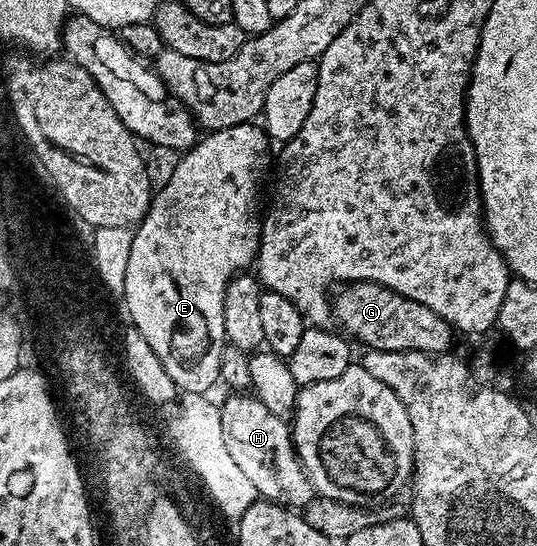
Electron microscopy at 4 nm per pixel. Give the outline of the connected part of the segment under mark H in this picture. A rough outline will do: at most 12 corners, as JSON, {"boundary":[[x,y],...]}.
{"boundary":[[228,396],[231,458],[264,501],[290,507],[314,481],[288,421]]}

